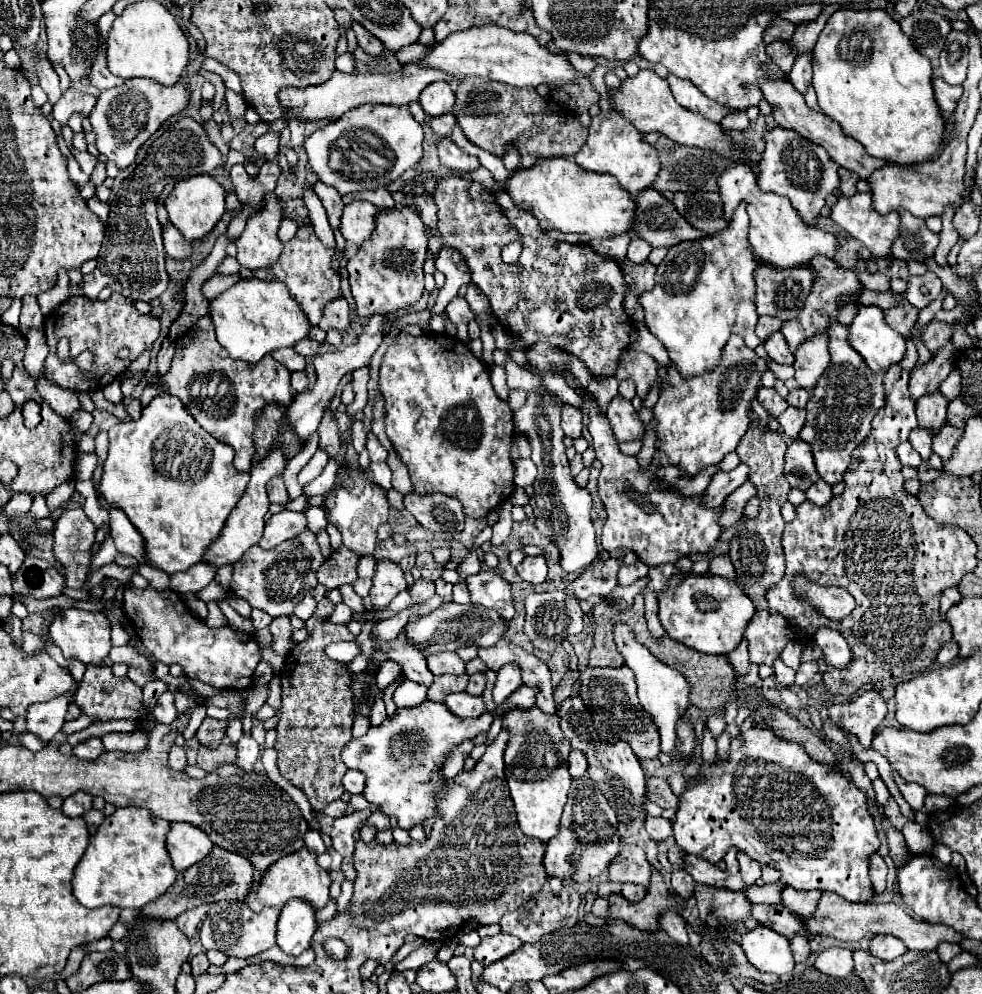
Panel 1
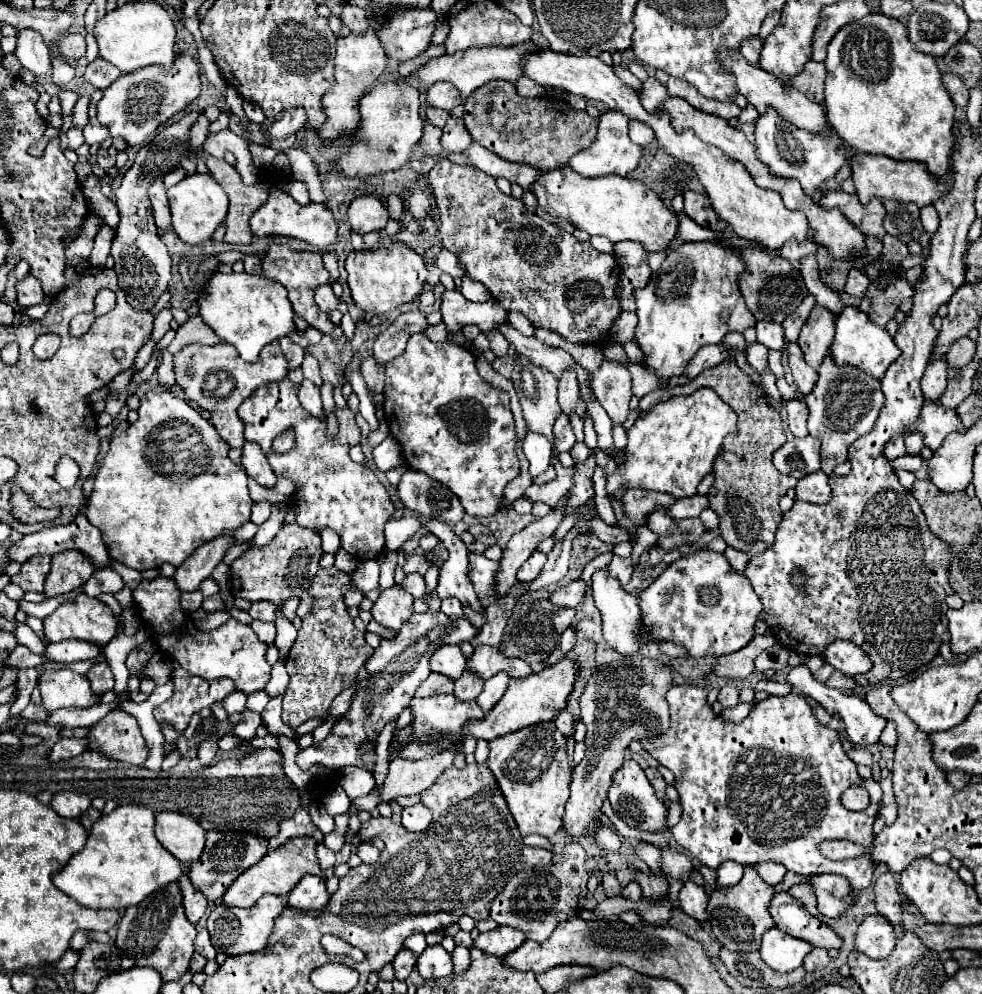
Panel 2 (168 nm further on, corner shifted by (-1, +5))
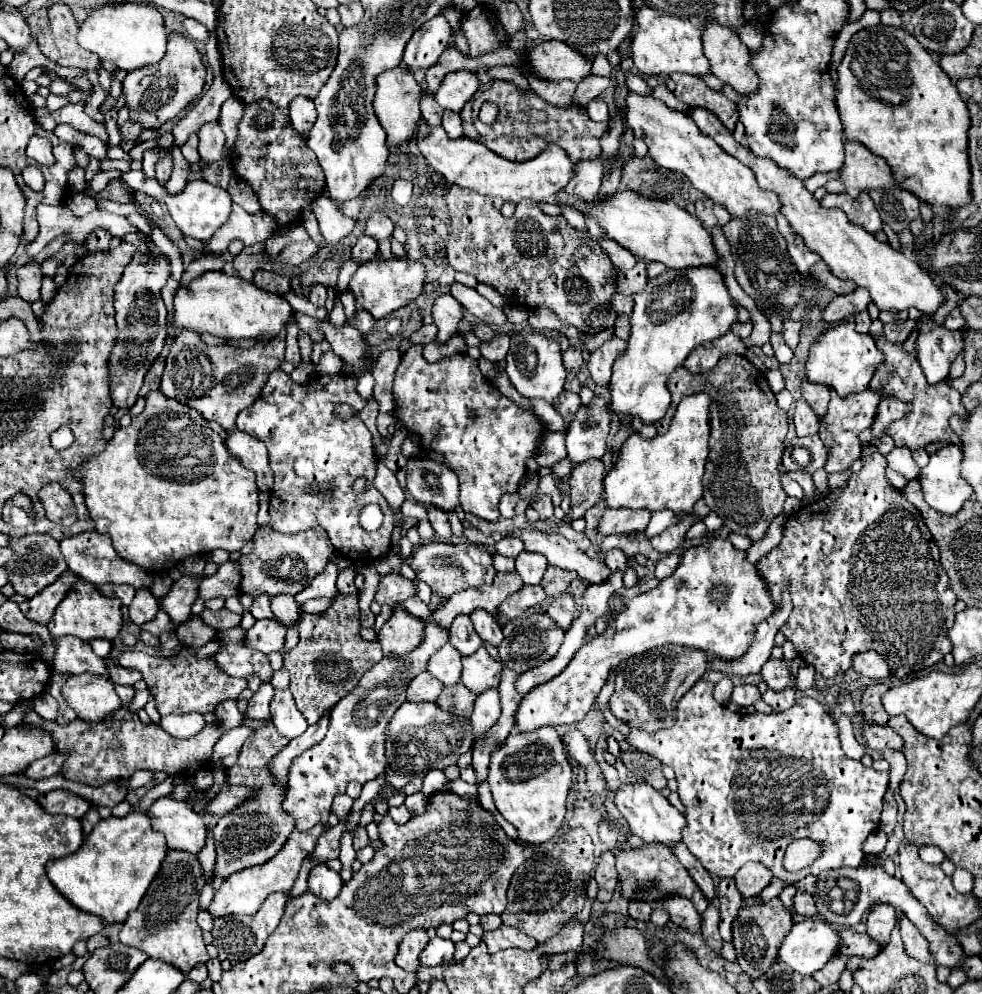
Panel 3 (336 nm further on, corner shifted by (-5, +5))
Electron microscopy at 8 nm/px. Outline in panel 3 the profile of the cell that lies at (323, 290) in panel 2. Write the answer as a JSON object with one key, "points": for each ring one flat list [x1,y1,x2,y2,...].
{"points":[[312,284,312,286,310,286,310,292,308,292,308,300,310,300,314,306,326,306,328,288,322,286,322,284]]}

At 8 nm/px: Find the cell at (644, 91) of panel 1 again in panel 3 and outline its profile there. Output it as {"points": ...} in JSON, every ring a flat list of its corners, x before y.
{"points":[[690,106,686,116,690,116,696,122,696,126,700,128,700,132,704,136,712,138,714,142,718,142,724,148,724,152,728,152,730,156,734,156,742,164,746,164,754,172,756,182,762,190,778,192,778,196,782,200,782,214,786,216,790,226,802,236,806,248,816,252,838,278,844,278,844,280,850,278,858,286,866,288,872,296,872,302,878,306,878,310,900,312,900,310,908,310,910,306,914,306,920,312,928,312,928,314,936,312,940,302,944,300,944,296,942,296,940,288,932,282,932,278,916,264,916,260,912,260,910,256,906,258,902,252,892,250,884,242,878,242,874,238,874,234,852,224,842,210,822,208,820,202,814,198,814,194,806,190,802,180,790,176,786,170,778,168,772,160,756,158,748,148,740,146,734,140,732,132,710,110]]}

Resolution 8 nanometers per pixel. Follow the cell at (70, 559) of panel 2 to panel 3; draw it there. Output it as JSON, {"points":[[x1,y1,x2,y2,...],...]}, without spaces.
{"points":[[68,570,62,576,58,576,58,580,50,588,46,588,46,592,40,592,38,596,30,598,28,618,40,624,48,624,56,606,62,602,62,596,66,596,66,592,74,586,76,580,78,576,74,576,74,572]]}

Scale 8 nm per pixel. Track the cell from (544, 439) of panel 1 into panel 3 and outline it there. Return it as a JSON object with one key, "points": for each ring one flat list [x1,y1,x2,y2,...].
{"points":[[526,330,514,332,510,350,506,354,506,374,510,376,514,388,528,400,542,398,554,404,558,394,564,390,564,380,566,380,566,370,562,366,562,354,558,342,538,332,526,332]]}

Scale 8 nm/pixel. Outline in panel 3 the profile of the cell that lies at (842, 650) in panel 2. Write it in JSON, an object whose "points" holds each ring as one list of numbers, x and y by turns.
{"points":[[874,650,868,652,858,652,852,656,852,668,862,674,868,676,872,680,880,680,880,678,888,678,890,676,890,668,888,664,882,660,882,656]]}

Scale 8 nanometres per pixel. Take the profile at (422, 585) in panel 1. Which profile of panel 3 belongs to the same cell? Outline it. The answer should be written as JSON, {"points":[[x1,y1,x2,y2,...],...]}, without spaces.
{"points":[[388,574,388,576,380,578,380,586,374,594,374,600,378,604,394,606,396,602,404,602,416,594,418,594,418,590,412,580,400,576,400,574]]}

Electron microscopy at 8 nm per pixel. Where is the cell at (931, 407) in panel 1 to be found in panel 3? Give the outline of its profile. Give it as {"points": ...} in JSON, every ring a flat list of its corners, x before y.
{"points":[[926,322,920,328,920,336,916,340,918,362,924,370,928,384,938,384,948,378,950,364,964,348,964,340,960,332,952,332,934,322]]}

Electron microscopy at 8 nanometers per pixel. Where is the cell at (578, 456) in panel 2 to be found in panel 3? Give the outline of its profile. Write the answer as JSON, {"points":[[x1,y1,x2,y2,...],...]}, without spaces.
{"points":[[594,396,590,406,580,406,566,434,568,460,580,464,590,458,602,458,608,450,608,424,610,416,606,412,606,400,602,396]]}

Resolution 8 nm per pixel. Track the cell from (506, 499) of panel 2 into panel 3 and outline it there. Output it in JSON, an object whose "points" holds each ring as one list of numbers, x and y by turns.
{"points":[[506,494,500,500,500,514,504,518,512,518,516,514,516,502,518,502,518,494]]}

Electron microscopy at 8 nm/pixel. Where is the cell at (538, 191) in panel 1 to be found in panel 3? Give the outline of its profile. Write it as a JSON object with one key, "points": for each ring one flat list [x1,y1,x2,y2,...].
{"points":[[564,188,556,194,556,200,558,200,558,204,570,206,570,208,582,212,584,216,596,220,600,224,602,232,610,240,628,248,634,256,638,256,646,262,656,260,674,270,684,270,690,266,718,262,718,256,712,246,712,236,704,230,702,222,670,200,668,202,656,200,656,198,648,198,648,196,642,196,632,190,622,190,612,196,586,202,576,194,568,194]]}

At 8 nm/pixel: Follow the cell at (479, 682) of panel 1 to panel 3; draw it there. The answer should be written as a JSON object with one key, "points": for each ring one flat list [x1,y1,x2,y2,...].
{"points":[[458,682,456,686,450,686,450,688,442,690,442,696,438,698,438,704,442,708,446,708,448,712,454,712,458,716,470,718,474,700,476,700,476,694,470,692,468,688,464,688,462,682]]}

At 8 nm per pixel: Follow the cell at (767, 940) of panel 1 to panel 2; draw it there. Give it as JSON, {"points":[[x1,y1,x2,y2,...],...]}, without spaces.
{"points":[[772,928,762,938,760,956,772,970,792,972,802,966,802,960,808,956,810,948,810,942,794,938,778,928]]}

